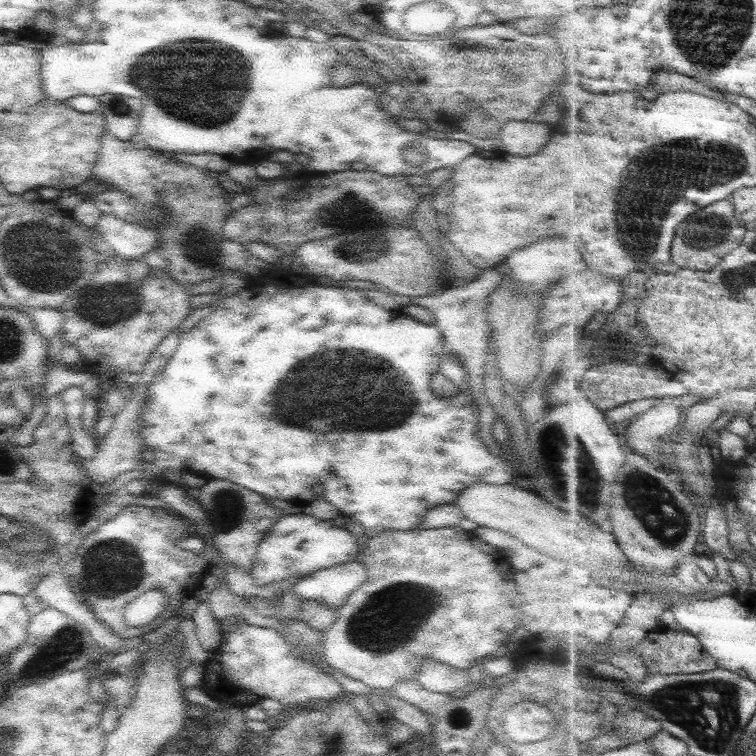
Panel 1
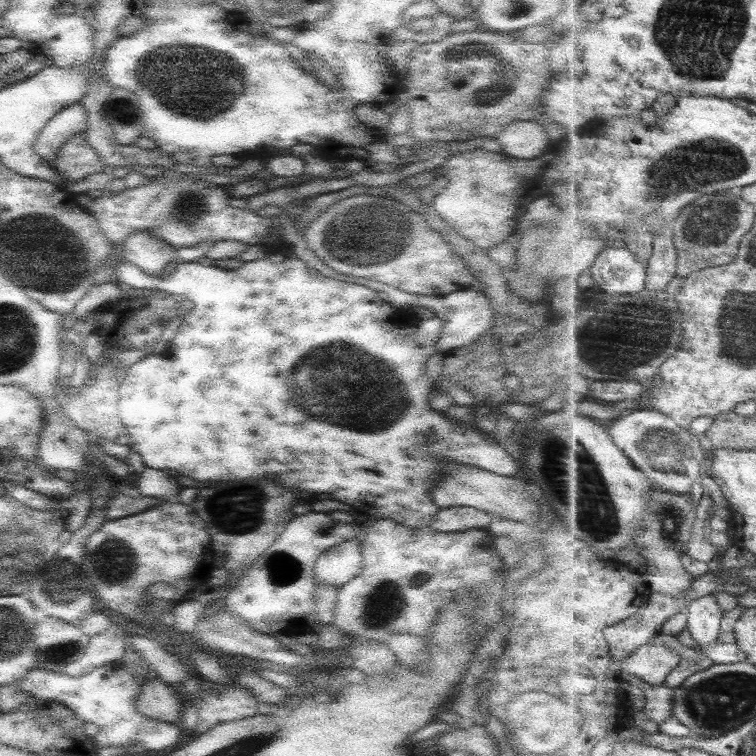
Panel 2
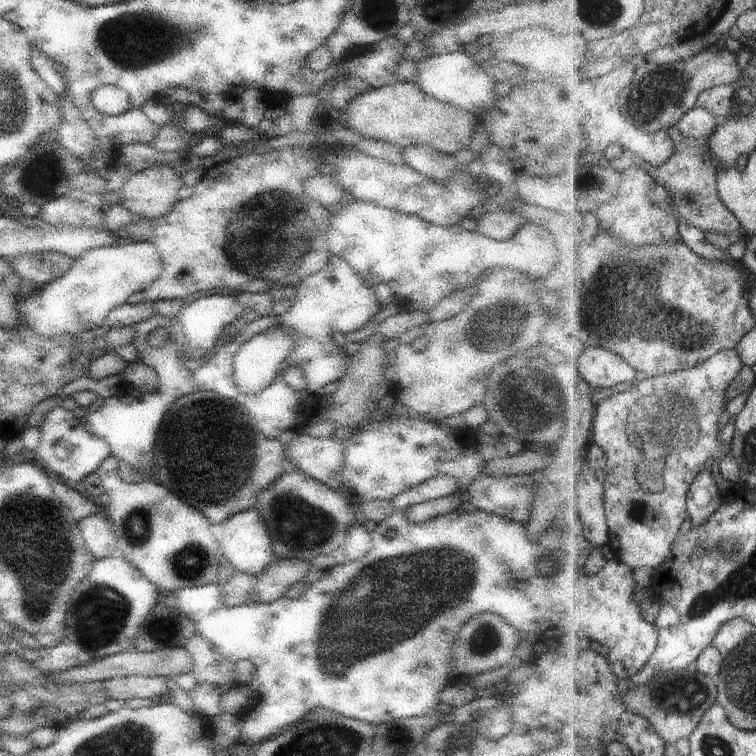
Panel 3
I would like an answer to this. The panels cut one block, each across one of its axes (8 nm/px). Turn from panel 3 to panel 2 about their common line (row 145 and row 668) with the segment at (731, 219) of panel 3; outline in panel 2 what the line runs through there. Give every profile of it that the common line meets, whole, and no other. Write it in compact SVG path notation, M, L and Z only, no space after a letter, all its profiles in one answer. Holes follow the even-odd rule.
M655 635L650 642L655 645L667 645L681 653L681 662L665 678L664 684L672 689L681 686L692 674L707 670L715 664L714 660L699 653L691 644L689 647L689 645L684 645L681 640L677 640L677 635Z

